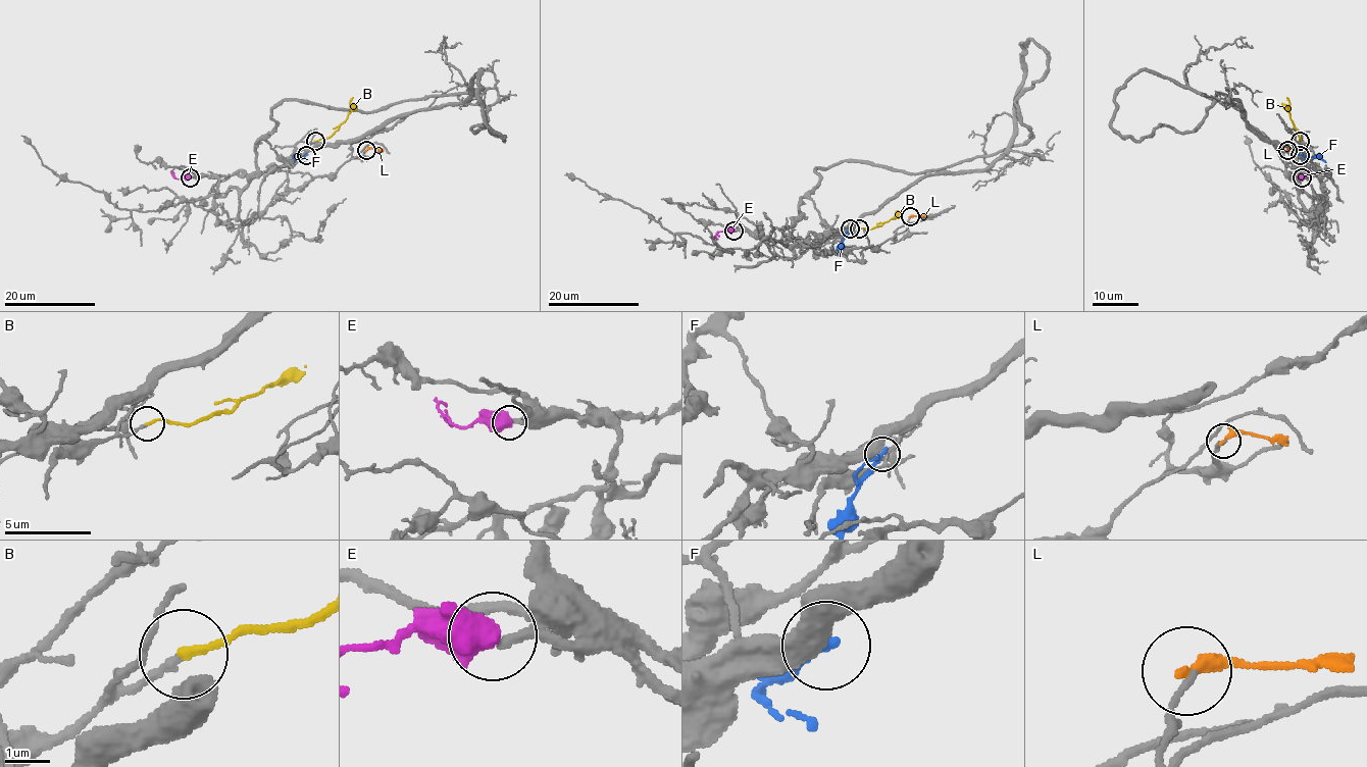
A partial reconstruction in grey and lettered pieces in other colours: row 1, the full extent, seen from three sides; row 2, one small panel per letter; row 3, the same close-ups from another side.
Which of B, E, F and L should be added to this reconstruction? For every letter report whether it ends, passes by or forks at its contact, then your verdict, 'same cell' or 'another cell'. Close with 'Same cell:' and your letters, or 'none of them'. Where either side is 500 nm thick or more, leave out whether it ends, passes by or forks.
B: it ends there; same cell
E: another cell
F: it ends there; another cell
L: it ends there; another cell
Same cell: B

